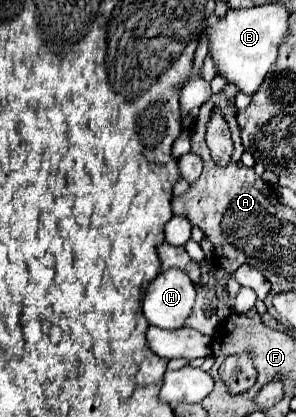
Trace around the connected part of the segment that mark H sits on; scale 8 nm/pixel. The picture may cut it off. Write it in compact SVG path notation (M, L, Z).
M172 268L156 276L156 280L148 286L144 296L144 316L152 326L176 330L182 328L188 314L194 308L196 286L192 280Z

